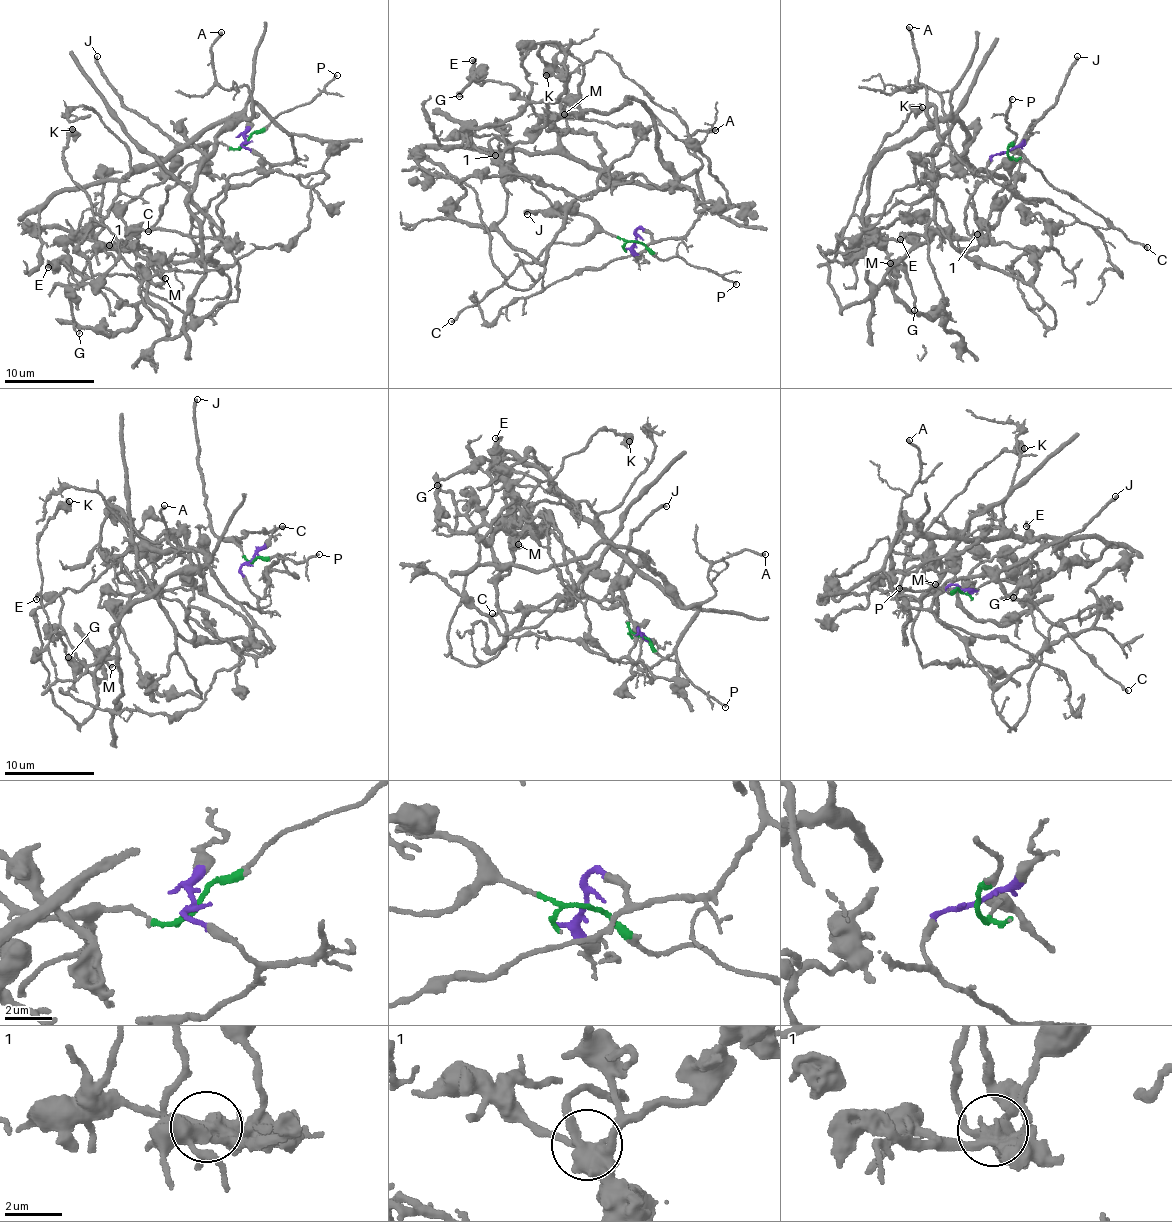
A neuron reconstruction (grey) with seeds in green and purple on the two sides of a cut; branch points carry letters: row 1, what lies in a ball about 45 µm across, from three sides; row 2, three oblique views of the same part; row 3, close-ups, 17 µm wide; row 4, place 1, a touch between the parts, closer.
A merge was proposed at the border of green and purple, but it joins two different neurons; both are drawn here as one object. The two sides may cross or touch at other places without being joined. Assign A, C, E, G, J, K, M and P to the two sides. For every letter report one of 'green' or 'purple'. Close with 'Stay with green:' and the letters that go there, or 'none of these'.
A: purple
C: green
E: purple
G: purple
J: green
K: purple
M: purple
P: green
Stay with green: C, J, P

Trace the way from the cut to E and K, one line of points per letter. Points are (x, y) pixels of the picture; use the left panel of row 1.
E: (245, 140), (271, 163), (294, 156), (256, 103), (41, 211), (49, 245), (135, 246), (145, 297), (48, 268)
K: (245, 140), (294, 156), (256, 103), (128, 175), (78, 245), (98, 283), (118, 243), (69, 172), (73, 129)

